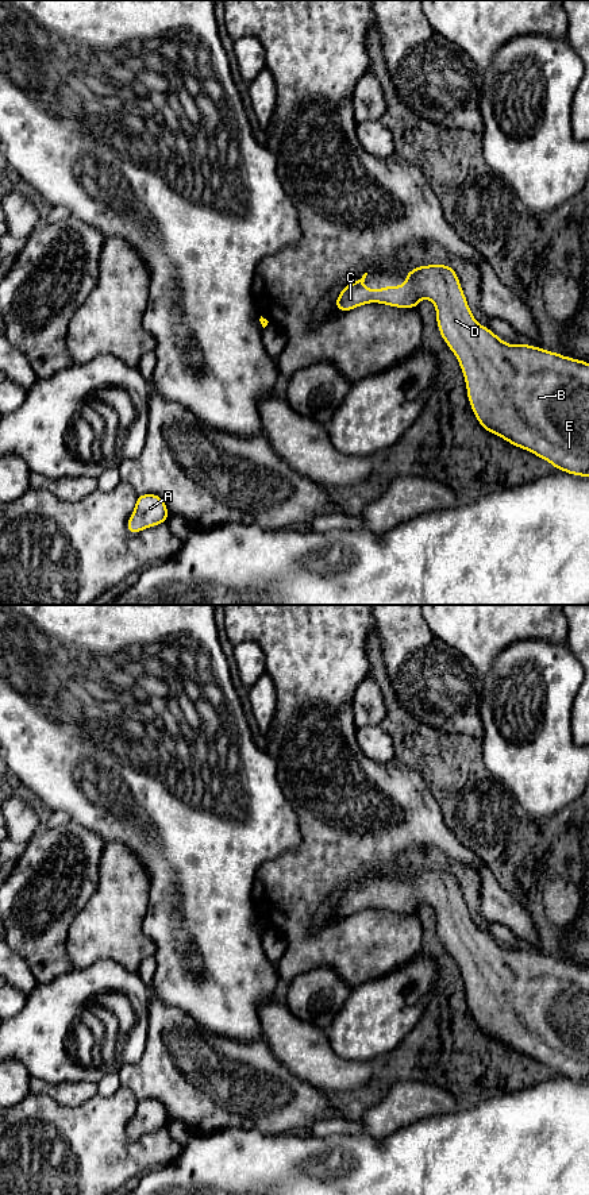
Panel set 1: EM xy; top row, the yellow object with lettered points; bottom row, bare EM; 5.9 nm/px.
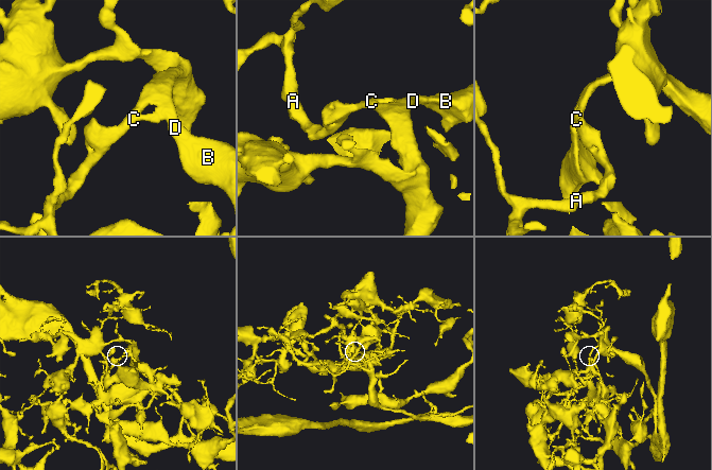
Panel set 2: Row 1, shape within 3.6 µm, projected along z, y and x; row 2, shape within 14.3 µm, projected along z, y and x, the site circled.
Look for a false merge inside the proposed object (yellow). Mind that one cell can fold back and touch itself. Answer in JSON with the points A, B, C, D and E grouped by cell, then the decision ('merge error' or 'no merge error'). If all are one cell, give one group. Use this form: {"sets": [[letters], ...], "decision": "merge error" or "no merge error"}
{"sets": [["A", "B", "C", "D", "E"]], "decision": "no merge error"}

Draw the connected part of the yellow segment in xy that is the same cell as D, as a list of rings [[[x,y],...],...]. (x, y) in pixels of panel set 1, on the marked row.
[[[447,265],[417,266],[407,271],[401,286],[366,289],[367,273],[361,280],[344,286],[334,305],[347,312],[367,302],[392,305],[394,308],[417,308],[421,298],[431,300],[436,308],[439,334],[455,354],[461,365],[470,406],[485,431],[498,435],[511,444],[524,448],[546,459],[555,469],[573,475],[589,477],[589,363],[567,358],[557,352],[530,344],[512,346],[482,327],[471,315],[455,270]]]

